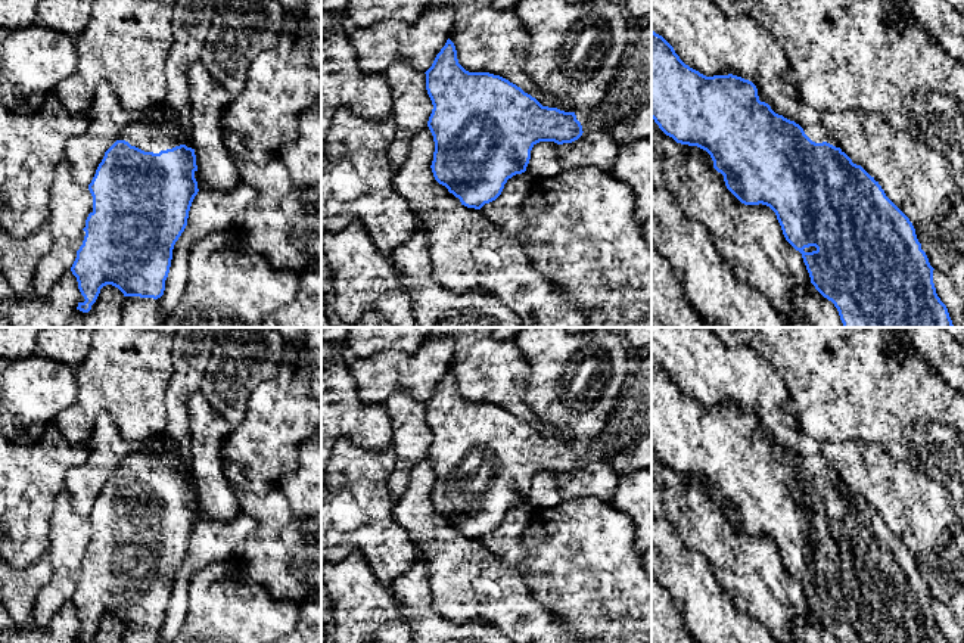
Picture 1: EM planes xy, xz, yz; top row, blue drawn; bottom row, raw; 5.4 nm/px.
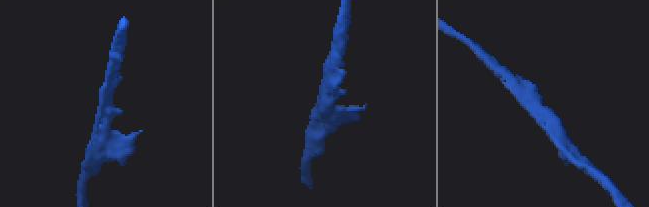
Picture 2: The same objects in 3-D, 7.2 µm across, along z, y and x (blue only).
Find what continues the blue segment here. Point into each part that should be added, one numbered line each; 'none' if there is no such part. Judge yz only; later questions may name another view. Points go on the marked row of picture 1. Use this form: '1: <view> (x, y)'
1: yz (817, 133)

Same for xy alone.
1: xy (146, 134)

